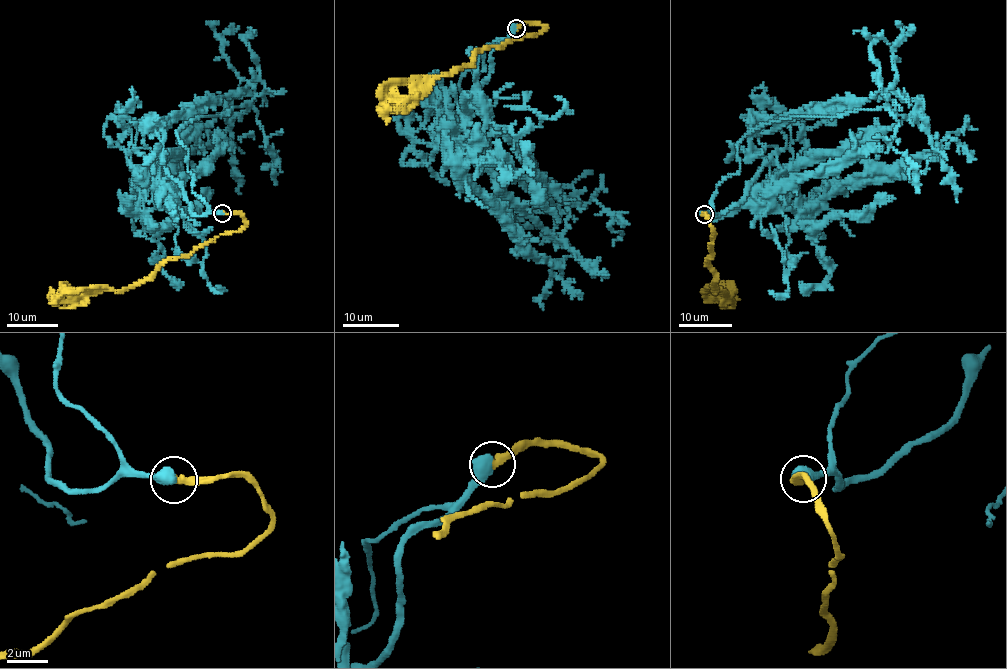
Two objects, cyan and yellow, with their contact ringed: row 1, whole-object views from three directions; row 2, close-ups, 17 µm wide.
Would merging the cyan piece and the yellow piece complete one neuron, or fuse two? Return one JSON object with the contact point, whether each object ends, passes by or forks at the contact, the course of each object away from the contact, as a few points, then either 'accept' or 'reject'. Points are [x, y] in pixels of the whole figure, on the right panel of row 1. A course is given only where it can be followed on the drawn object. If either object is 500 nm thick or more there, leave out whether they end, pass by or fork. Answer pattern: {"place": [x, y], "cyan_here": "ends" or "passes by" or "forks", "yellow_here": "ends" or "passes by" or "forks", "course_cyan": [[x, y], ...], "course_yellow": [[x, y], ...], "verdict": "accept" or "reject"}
{"place": [704, 214], "course_cyan": [[705, 214], [742, 200], [767, 162], [779, 183], [776, 156], [787, 140], [767, 120], [892, 93], [909, 107]], "course_yellow": [[705, 214], [715, 234], [706, 261], [715, 278], [714, 291], [721, 291], [716, 293], [720, 299], [738, 298]], "verdict": "accept"}

